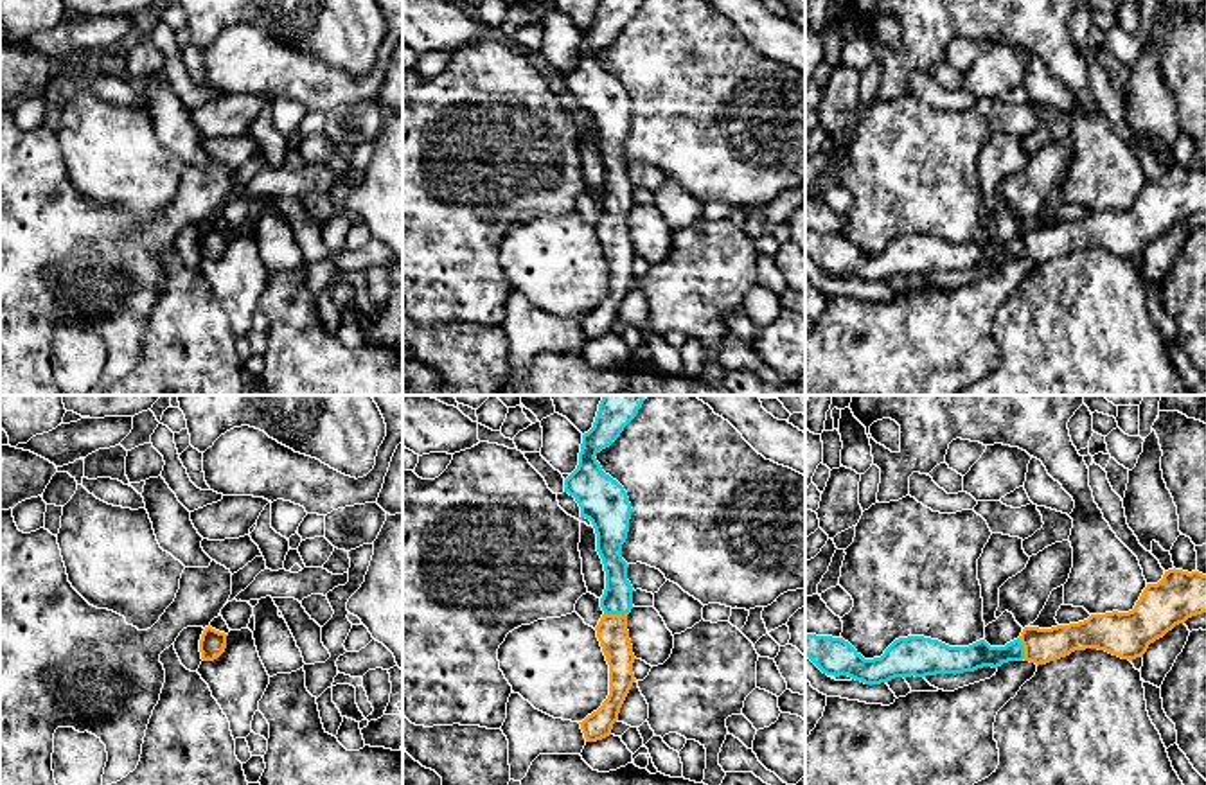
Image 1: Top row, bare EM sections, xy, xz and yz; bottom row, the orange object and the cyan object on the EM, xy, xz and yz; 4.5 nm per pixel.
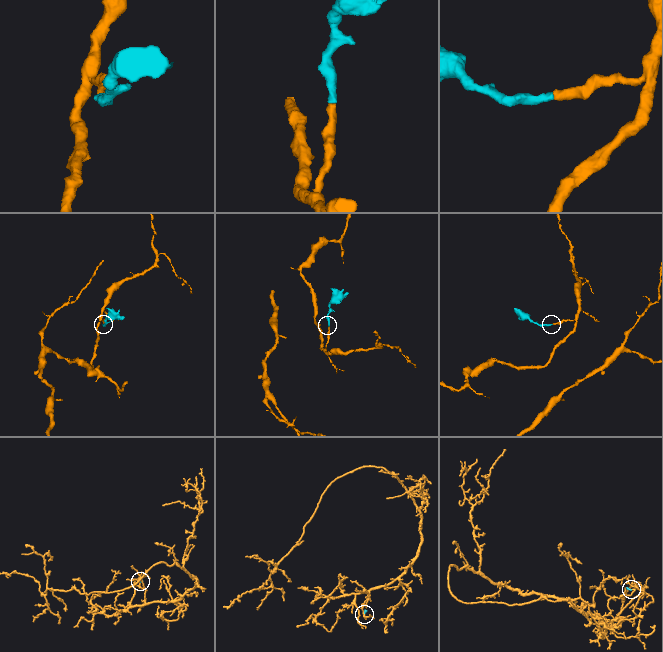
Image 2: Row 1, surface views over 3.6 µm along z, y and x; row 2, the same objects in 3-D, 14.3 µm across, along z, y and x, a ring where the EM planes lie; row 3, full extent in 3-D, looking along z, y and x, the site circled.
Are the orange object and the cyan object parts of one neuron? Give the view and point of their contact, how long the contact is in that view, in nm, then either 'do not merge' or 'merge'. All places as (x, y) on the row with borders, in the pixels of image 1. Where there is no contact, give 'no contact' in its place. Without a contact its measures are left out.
meets orange in xz at (615, 615); contact 100 nm long; merge

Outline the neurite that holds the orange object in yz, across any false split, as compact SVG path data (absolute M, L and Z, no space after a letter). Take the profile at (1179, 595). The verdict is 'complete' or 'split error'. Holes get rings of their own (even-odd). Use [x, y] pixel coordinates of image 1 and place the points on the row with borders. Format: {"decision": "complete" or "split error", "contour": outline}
{"decision": "split error", "contour": "M1168 569L1157 584L1147 584L1129 613L1091 614L1087 620L1051 629L1024 627L1021 636L1005 647L990 647L980 639L969 647L949 647L938 639L908 636L895 639L881 657L865 659L848 641L832 636L805 634L805 656L827 675L848 675L865 684L881 684L895 677L926 677L936 674L963 674L983 666L998 668L1008 661L1046 665L1075 650L1098 648L1122 659L1143 657L1148 645L1175 625L1206 613L1206 575L1199 571Z"}

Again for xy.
{"decision": "complete", "contour": "M210 625L205 627L201 639L200 639L200 652L203 661L214 661L225 652L226 645L226 636L225 632L219 632L212 629Z"}

